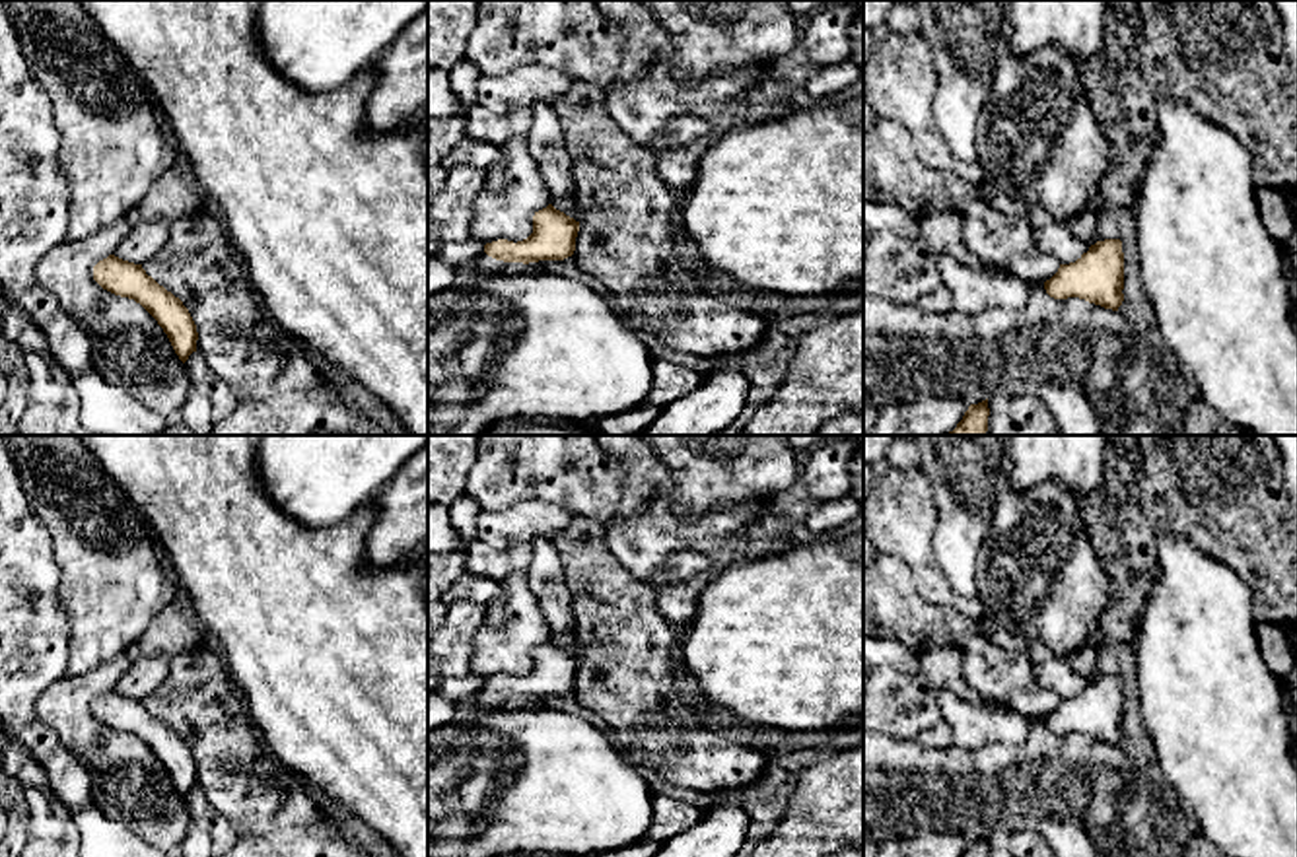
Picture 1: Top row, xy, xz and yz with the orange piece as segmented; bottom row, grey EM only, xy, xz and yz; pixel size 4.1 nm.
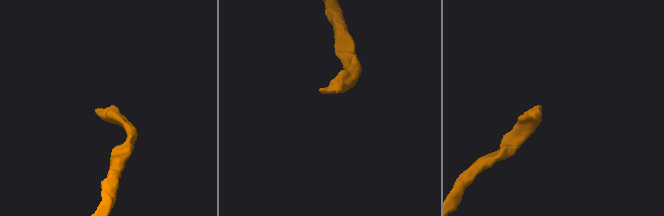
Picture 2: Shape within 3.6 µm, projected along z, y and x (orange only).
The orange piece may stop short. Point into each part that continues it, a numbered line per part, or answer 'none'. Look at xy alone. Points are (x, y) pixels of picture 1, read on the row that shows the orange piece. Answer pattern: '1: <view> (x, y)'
none

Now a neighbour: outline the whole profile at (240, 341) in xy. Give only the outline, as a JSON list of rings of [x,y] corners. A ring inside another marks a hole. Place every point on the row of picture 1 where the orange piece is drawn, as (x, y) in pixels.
[[[212,206],[175,220],[165,243],[142,268],[183,301],[196,325],[196,352],[241,398],[264,400],[286,391],[317,393],[323,387],[325,379],[307,358],[301,338],[282,328],[266,311]]]

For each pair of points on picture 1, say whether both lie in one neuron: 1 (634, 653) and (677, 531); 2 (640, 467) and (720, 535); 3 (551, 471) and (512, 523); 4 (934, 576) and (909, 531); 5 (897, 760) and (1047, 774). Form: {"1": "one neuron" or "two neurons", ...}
{"1": "two neurons", "2": "one neuron", "3": "two neurons", "4": "one neuron", "5": "one neuron"}

